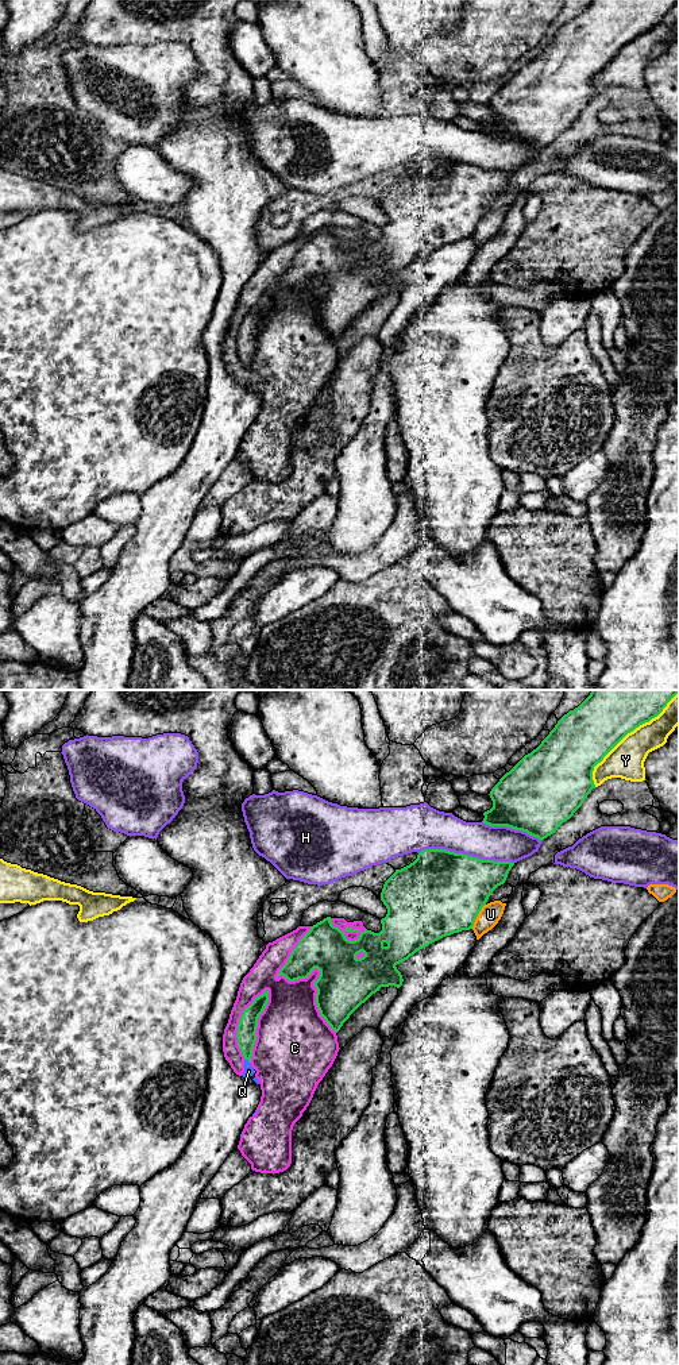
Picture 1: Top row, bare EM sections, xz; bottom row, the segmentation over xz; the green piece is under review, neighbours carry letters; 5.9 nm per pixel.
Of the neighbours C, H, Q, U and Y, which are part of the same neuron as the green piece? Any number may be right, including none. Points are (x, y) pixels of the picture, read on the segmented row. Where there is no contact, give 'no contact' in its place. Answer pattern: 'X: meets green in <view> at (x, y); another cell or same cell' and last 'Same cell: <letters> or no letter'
C: meets green in xz at (307, 976); another cell
H: meets green in xz at (466, 855); another cell
Q: meets green in xz at (249, 1061); another cell
U: meets green in xz at (477, 916); another cell
Y: meets green in xz at (628, 732); another cell
Same cell: no letter

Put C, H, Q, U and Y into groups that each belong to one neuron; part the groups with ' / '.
C Q / H / U / Y

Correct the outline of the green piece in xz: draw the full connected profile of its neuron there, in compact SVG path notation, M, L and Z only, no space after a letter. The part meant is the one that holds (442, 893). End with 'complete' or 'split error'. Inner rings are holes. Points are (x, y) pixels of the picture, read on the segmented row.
M424 849L413 863L396 869L385 882L381 901L386 906L387 914L381 919L382 930L379 933L364 929L358 940L350 941L346 938L344 932L332 925L332 918L327 917L313 925L300 940L286 964L279 969L277 979L279 975L285 976L289 982L306 979L317 968L320 976L313 983L313 987L317 990L316 1005L320 1015L337 1033L350 1015L373 994L379 991L381 987L394 986L400 988L402 986L404 979L396 967L397 964L445 936L472 929L489 896L498 886L505 883L513 865L514 863L510 861L482 860L445 849Z | complete

